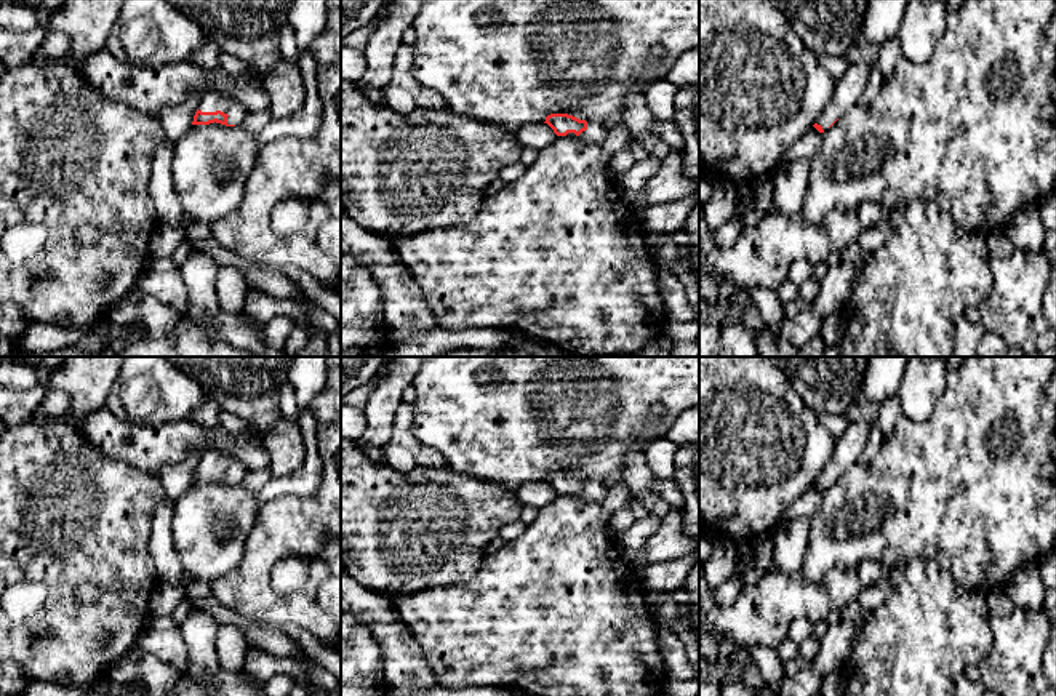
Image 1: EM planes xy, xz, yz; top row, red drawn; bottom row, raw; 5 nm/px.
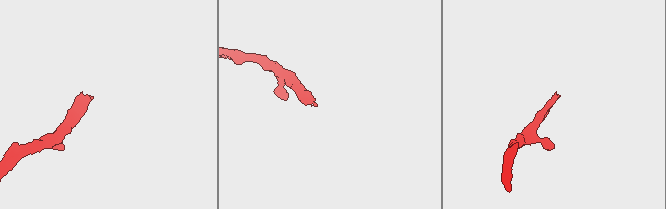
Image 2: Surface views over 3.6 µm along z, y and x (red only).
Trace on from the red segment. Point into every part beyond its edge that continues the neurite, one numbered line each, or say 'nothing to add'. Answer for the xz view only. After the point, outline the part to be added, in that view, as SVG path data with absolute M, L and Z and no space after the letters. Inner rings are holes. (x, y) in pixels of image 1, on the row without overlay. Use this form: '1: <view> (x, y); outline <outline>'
1: xz (594, 492); outline M587 480L587 488L582 490L579 494L576 494L574 491L568 491L566 494L570 494L570 496L579 496L584 501L603 501L605 496L606 496L606 490L598 482Z

